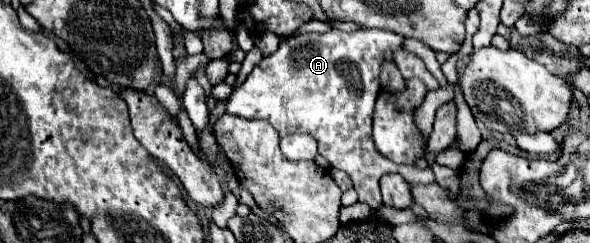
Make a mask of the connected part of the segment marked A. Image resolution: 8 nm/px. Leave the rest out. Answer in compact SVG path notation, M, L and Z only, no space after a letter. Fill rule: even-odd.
M331 29L327 33L307 33L289 37L281 41L279 49L273 55L263 57L263 61L249 73L245 83L231 93L227 101L227 113L245 119L265 119L277 129L281 137L289 133L313 135L319 143L319 153L331 163L331 167L341 169L351 177L359 201L367 203L371 209L378 209L382 204L379 179L385 173L399 173L410 184L427 185L435 182L434 174L429 167L421 170L414 165L398 165L381 157L371 139L373 107L381 87L379 75L383 65L383 53L387 49L403 49L403 41L405 37L399 37L399 33L383 29L357 29L351 33Z

